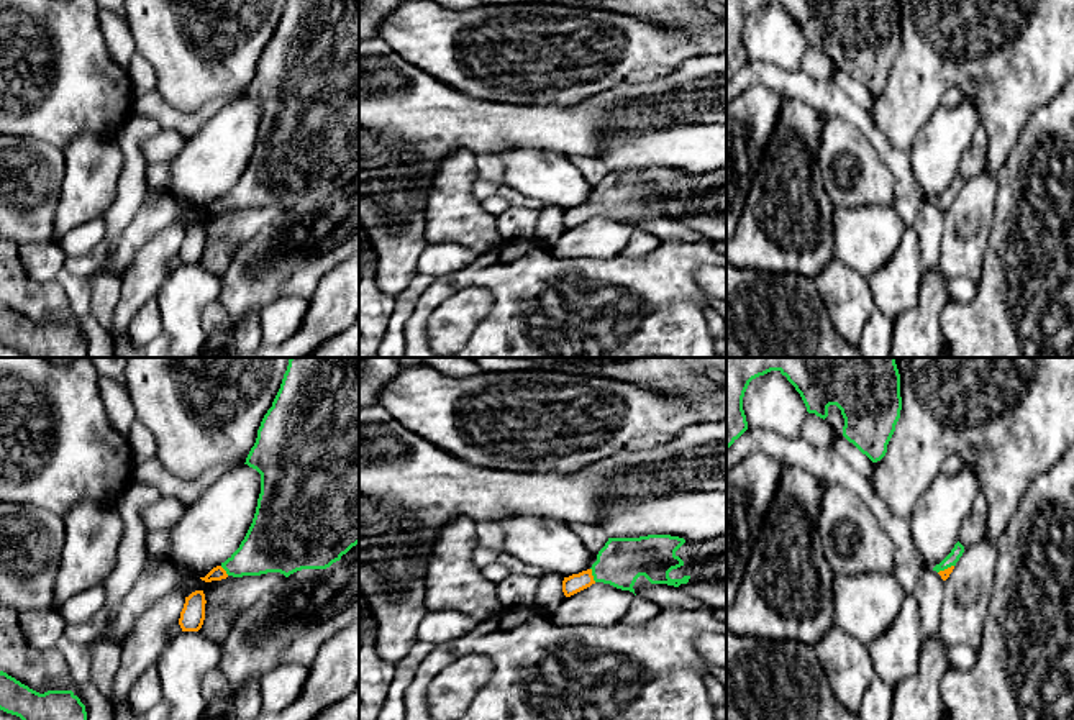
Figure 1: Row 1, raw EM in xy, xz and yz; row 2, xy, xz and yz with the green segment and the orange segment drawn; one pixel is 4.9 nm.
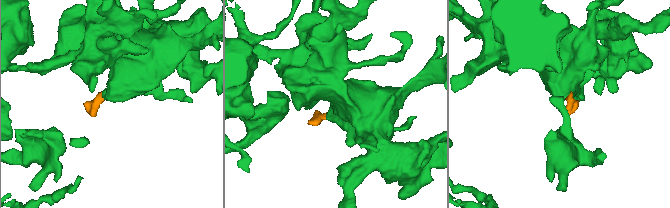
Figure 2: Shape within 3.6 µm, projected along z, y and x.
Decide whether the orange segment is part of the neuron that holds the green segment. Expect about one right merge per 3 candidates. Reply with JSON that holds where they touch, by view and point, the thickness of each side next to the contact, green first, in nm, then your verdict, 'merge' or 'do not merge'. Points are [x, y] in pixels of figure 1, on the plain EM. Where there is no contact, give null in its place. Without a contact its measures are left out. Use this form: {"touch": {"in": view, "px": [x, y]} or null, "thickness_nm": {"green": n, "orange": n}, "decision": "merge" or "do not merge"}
{"touch": {"in": "xz", "px": [592, 207]}, "thickness_nm": {"green": 220, "orange": 90}, "decision": "merge"}

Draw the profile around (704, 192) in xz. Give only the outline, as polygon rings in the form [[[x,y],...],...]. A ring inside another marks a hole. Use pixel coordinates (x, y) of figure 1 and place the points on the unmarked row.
[[[726,167],[689,172],[677,184],[684,197],[669,205],[671,212],[689,208],[679,221],[710,241],[726,241]]]

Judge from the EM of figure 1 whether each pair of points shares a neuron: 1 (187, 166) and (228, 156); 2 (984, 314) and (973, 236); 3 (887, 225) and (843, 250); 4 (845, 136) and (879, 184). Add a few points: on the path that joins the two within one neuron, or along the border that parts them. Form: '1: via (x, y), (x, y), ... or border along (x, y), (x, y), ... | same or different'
1: via (197, 166), (207, 166), (218, 156) | same
2: border along (989, 235), (982, 271), (974, 279) | different
3: via (876, 232), (855, 246) | same
4: via (853, 148), (863, 158), (868, 173) | same

